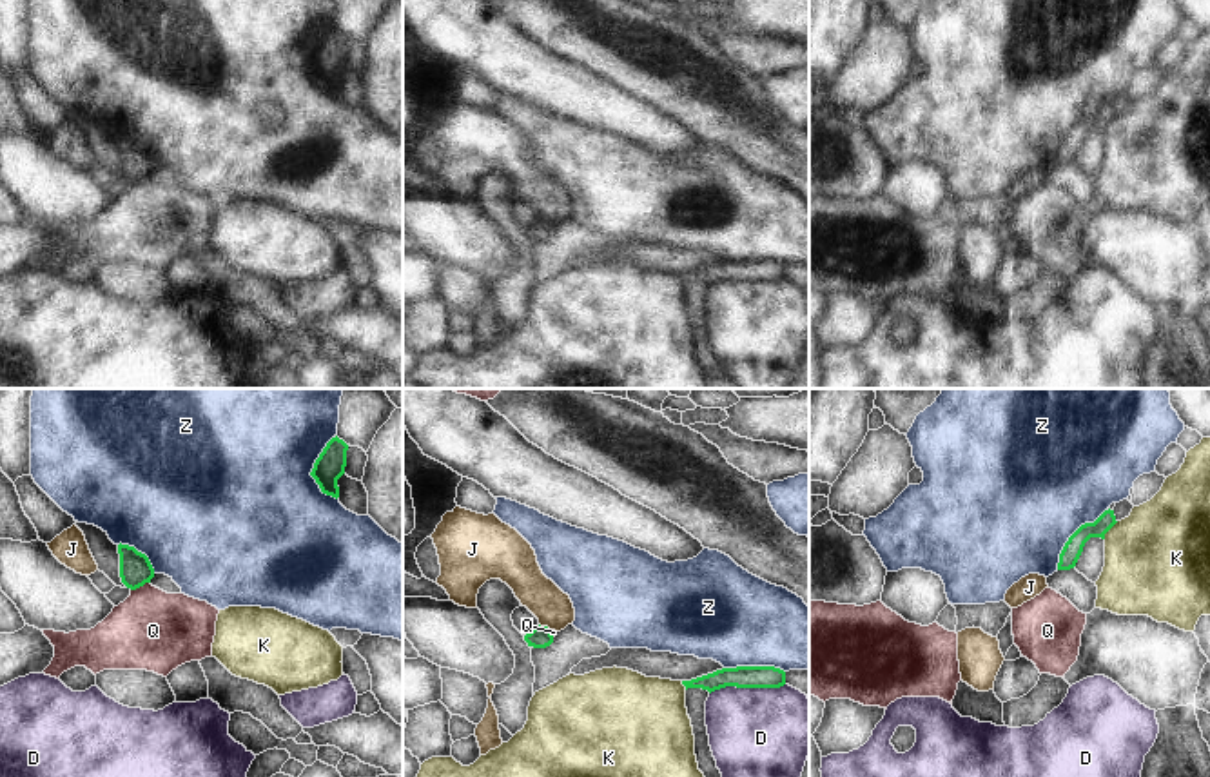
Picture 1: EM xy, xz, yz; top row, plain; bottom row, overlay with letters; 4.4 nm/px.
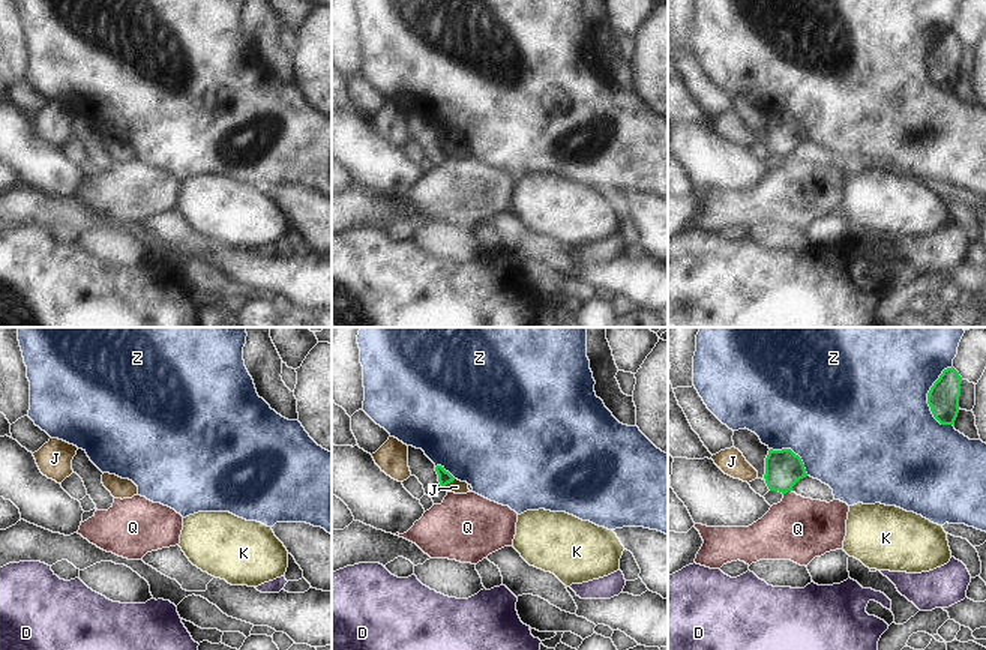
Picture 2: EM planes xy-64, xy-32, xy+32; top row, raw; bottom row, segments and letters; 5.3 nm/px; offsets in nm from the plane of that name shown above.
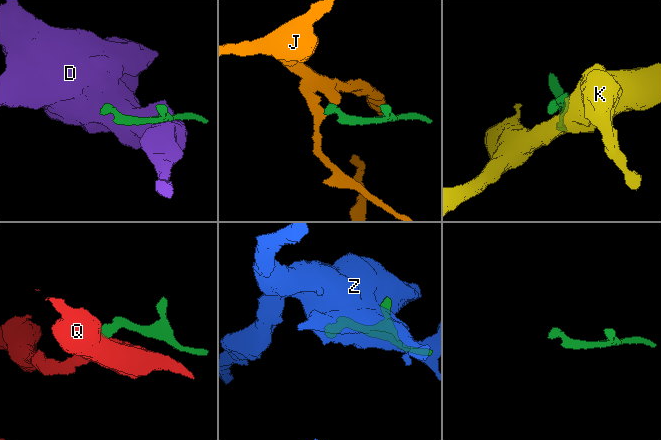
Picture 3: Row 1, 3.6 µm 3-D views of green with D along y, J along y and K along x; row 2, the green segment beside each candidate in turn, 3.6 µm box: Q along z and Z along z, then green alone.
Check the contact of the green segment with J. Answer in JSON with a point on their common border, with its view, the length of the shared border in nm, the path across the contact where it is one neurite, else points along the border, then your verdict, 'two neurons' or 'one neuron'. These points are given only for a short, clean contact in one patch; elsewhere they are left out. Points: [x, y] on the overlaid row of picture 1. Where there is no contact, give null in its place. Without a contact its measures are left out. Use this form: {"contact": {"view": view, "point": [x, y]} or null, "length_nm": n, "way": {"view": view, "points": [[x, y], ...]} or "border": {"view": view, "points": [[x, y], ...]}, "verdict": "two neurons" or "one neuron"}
{"contact": {"view": "xz", "point": [545, 627]}, "length_nm": 70, "way": {"view": "xz", "points": [[541, 636], [545, 627], [554, 609]]}, "verdict": "one neuron"}

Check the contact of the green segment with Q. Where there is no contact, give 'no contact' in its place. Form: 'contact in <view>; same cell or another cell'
contact in xy; another cell

